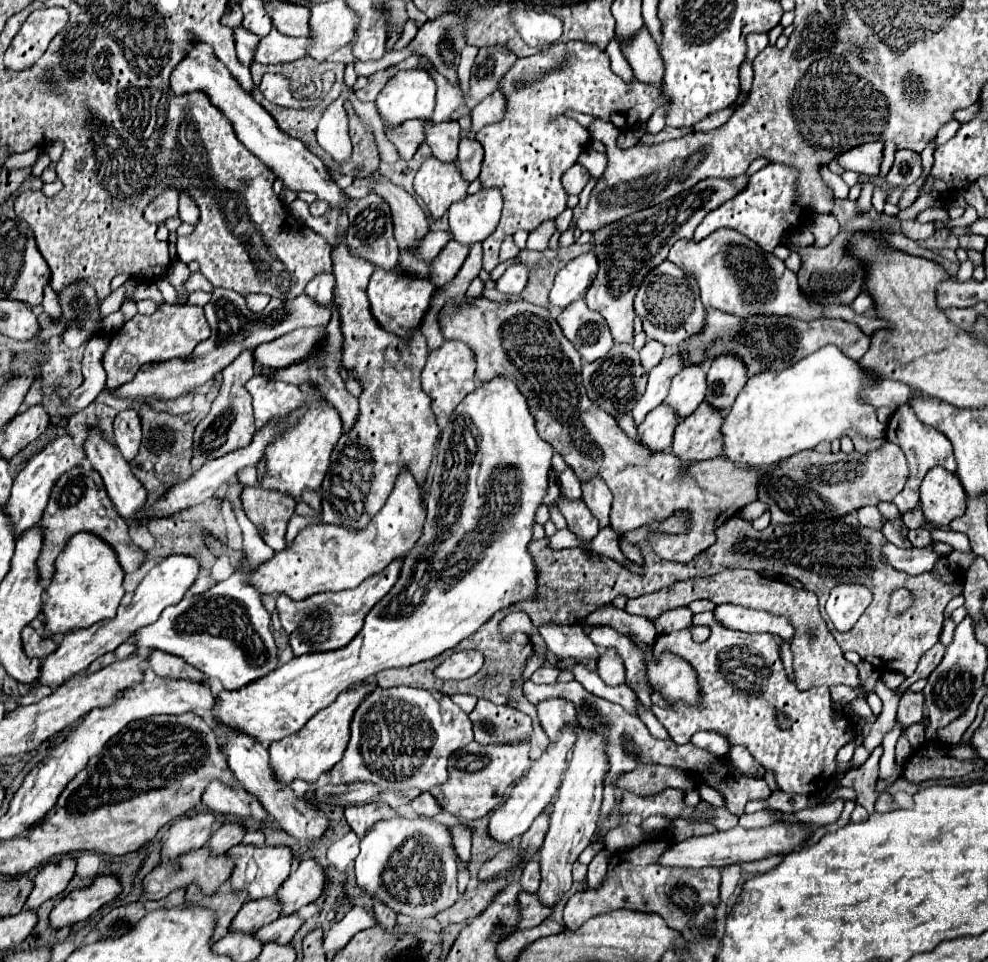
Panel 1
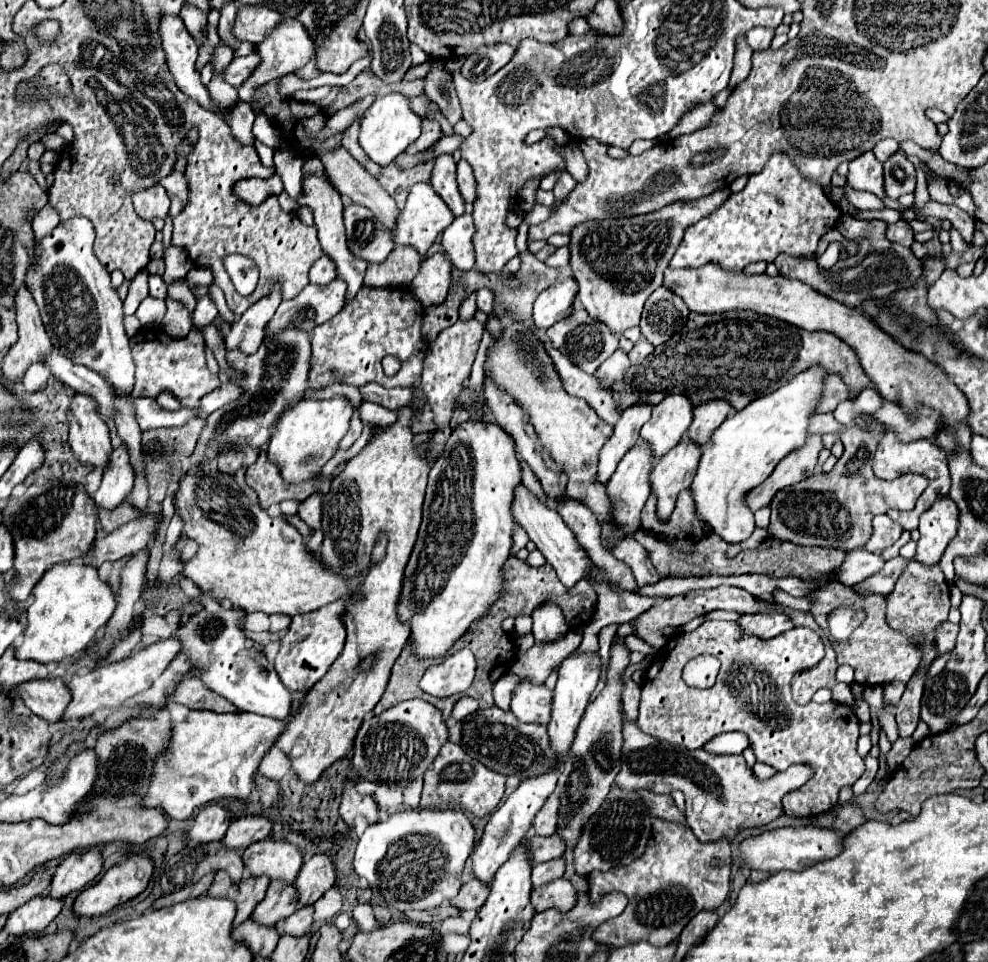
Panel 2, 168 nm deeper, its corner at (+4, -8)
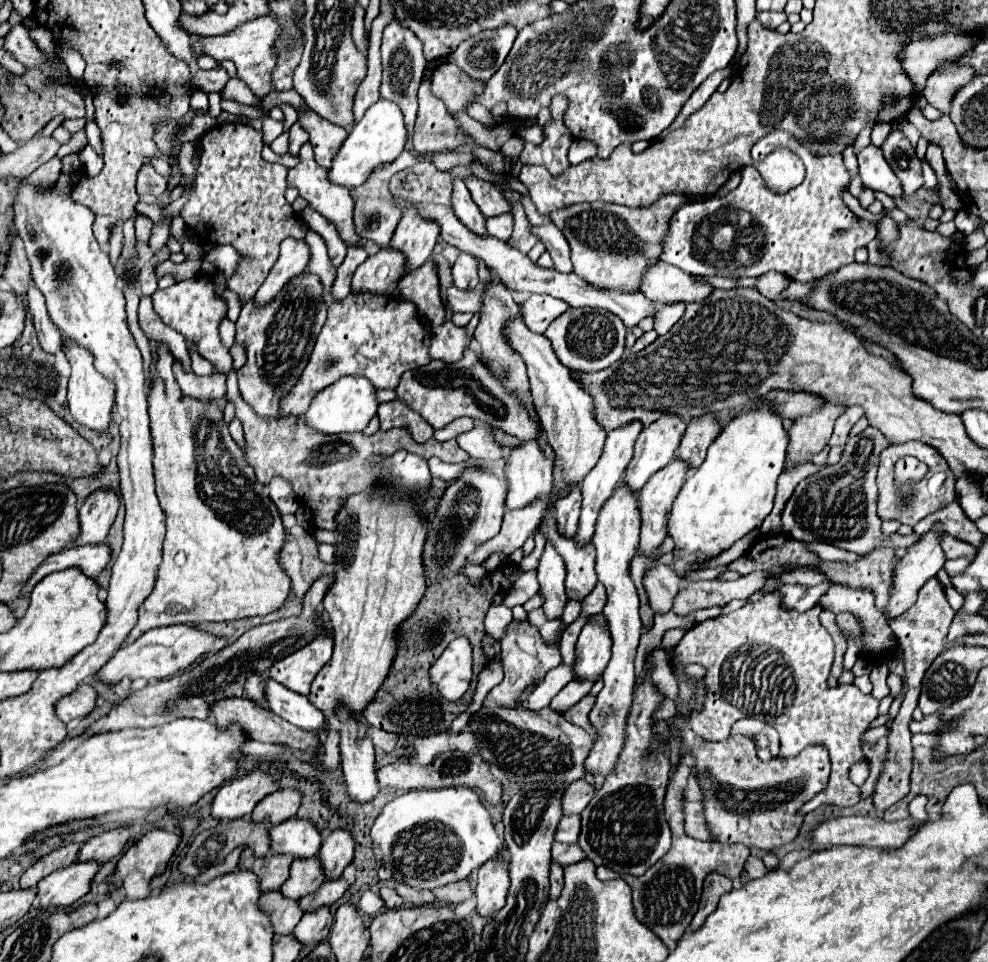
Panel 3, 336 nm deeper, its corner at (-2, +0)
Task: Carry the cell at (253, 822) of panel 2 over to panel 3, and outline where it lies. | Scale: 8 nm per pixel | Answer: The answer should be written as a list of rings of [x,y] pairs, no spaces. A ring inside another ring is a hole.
[[[284,789],[284,791],[274,791],[270,795],[266,795],[250,813],[250,821],[254,823],[282,823],[288,821],[290,817],[296,815],[300,805],[300,793],[292,791],[292,789]]]

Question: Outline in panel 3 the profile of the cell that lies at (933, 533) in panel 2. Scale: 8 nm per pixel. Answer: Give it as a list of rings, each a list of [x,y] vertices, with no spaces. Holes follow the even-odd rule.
[[[934,523],[934,527],[924,533],[920,537],[920,541],[916,541],[914,545],[908,547],[908,553],[902,557],[900,565],[896,567],[896,581],[894,581],[894,591],[892,591],[892,597],[890,597],[890,603],[886,607],[886,615],[890,617],[896,617],[900,613],[904,613],[908,607],[914,605],[916,601],[916,593],[918,589],[930,579],[934,577],[946,563],[946,555],[944,555],[944,549],[942,549],[942,537],[944,537],[944,531],[942,531],[942,525],[940,523]]]

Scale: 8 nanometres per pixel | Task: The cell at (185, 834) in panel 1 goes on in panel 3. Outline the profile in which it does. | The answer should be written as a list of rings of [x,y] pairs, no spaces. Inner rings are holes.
[[[252,771],[248,775],[228,781],[212,801],[212,817],[222,819],[240,819],[250,815],[256,803],[268,793],[276,791],[278,785],[264,771]]]

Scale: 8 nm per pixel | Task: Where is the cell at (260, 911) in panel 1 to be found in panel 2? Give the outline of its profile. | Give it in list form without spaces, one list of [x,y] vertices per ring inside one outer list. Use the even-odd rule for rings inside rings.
[[[272,881],[266,893],[266,899],[254,909],[252,919],[260,921],[262,925],[276,925],[282,917],[292,915],[298,909],[298,893],[294,891],[294,883],[286,883],[286,881]]]

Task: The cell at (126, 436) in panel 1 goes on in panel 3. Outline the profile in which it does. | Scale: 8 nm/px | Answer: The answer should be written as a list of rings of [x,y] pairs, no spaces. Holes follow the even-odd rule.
[[[96,489],[80,505],[80,537],[74,545],[104,541],[116,513],[120,509],[120,495],[116,489]]]

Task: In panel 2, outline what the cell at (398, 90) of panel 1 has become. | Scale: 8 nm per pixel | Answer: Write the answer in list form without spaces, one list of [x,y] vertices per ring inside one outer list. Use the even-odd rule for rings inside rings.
[[[390,93],[384,97],[378,97],[370,109],[362,115],[360,119],[360,133],[358,133],[358,143],[364,149],[366,157],[374,163],[378,163],[380,167],[390,165],[400,153],[404,153],[404,149],[418,139],[420,135],[420,117],[416,113],[410,111],[408,105],[408,97],[400,95],[400,93]]]

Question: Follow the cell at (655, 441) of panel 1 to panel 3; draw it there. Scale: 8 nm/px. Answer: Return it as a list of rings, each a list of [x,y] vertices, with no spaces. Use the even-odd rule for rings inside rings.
[[[624,481],[614,489],[610,499],[600,509],[600,515],[596,521],[596,533],[592,539],[596,551],[598,551],[598,557],[596,557],[598,581],[608,591],[608,603],[604,607],[602,615],[606,617],[608,631],[612,635],[612,659],[602,675],[604,689],[598,693],[594,709],[588,715],[598,737],[584,761],[584,771],[586,771],[584,779],[590,781],[594,787],[596,787],[598,779],[606,779],[610,773],[614,773],[614,769],[618,765],[620,751],[626,741],[626,721],[630,715],[634,689],[636,689],[634,657],[636,657],[638,639],[642,633],[642,621],[638,615],[640,599],[638,599],[636,587],[628,575],[628,567],[630,567],[632,557],[636,555],[638,541],[640,541],[640,495],[636,491],[632,491]]]

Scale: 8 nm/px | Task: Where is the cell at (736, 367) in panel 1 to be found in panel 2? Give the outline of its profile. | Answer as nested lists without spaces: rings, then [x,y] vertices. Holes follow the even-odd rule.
[[[708,401],[694,409],[694,419],[688,429],[688,439],[696,445],[706,445],[710,435],[720,427],[720,423],[732,413],[728,401]]]

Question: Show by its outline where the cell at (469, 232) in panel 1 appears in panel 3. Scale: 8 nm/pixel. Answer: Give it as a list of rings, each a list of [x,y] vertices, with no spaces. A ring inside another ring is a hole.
[[[462,251],[452,267],[452,275],[454,275],[454,285],[458,289],[476,287],[478,285],[478,257]]]

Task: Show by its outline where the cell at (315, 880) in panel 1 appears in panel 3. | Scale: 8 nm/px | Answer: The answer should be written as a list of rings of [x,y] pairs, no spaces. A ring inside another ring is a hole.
[[[336,829],[328,835],[318,851],[318,861],[326,875],[326,881],[334,881],[342,875],[344,867],[350,865],[354,857],[354,839],[348,831]]]

